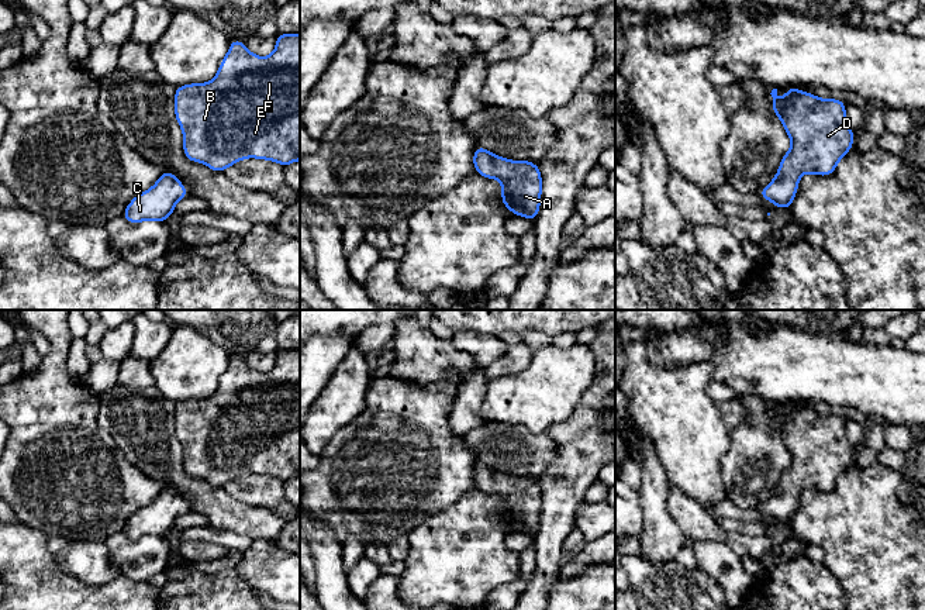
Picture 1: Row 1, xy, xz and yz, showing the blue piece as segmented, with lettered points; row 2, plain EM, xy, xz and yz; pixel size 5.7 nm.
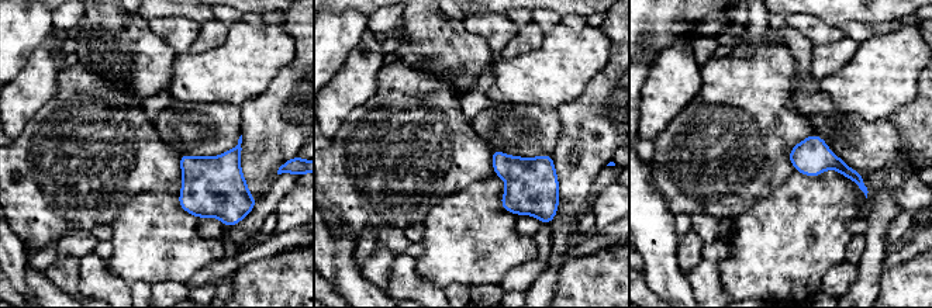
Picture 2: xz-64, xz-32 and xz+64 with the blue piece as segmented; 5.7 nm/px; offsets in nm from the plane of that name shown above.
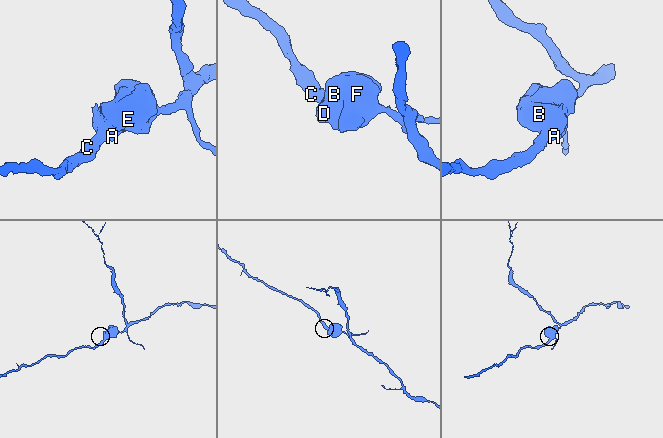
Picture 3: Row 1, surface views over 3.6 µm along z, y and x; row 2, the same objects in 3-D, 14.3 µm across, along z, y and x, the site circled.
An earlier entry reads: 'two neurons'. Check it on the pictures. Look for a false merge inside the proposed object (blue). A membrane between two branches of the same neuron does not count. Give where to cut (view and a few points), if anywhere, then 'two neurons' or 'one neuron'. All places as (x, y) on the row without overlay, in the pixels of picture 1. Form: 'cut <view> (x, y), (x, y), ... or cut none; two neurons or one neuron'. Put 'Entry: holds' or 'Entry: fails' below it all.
cut none; one neuron
Entry: fails

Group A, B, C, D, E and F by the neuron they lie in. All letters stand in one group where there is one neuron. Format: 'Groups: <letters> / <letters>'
Groups: A B C D E F

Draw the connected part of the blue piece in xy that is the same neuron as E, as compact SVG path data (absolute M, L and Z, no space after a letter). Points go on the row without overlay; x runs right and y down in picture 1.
M277 349L276 363L268 373L252 369L242 356L232 355L211 397L175 404L175 431L183 447L184 472L207 480L213 487L224 487L246 473L273 476L283 483L300 476L300 349Z

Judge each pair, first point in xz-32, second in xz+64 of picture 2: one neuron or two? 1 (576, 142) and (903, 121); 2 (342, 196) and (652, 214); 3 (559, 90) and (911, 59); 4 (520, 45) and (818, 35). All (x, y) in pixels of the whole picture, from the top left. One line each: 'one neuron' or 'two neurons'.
1: one neuron
2: two neurons
3: one neuron
4: two neurons

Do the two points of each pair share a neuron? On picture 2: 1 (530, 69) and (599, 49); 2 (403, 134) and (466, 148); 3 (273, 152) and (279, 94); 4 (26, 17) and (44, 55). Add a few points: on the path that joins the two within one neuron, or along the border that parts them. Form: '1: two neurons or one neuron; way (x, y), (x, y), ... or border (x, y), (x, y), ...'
1: one neuron; way (546, 69), (559, 69), (569, 59), (582, 54)
2: one neuron; way (418, 148), (451, 148)
3: one neuron; way (273, 138), (273, 130), (279, 121), (279, 108)
4: two neurons; border (51, 31), (19, 71)

